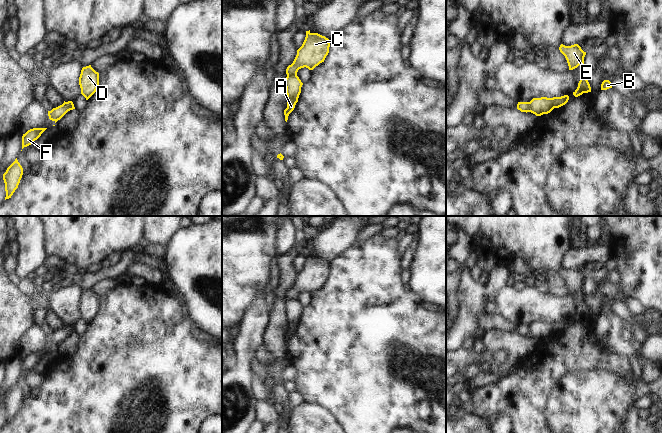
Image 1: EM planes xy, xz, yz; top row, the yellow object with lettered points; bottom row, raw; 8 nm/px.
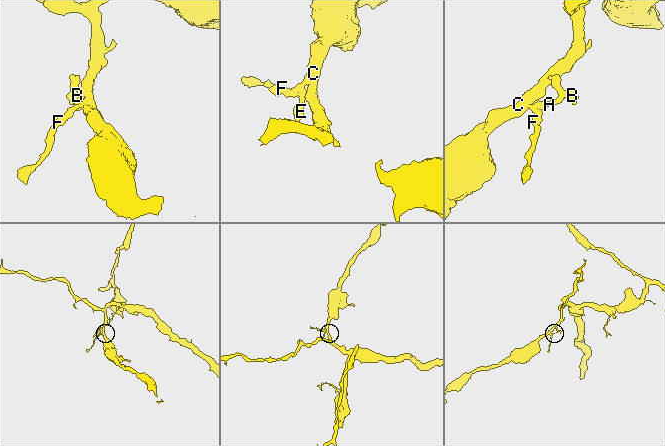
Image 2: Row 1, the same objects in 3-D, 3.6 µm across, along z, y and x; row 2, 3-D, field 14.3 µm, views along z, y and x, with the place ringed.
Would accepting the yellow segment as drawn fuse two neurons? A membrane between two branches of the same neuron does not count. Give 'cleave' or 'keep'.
cleave

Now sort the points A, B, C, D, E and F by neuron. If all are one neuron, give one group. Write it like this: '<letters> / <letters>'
A B E / C D F

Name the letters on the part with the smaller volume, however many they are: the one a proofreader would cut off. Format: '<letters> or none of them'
A, B, E

